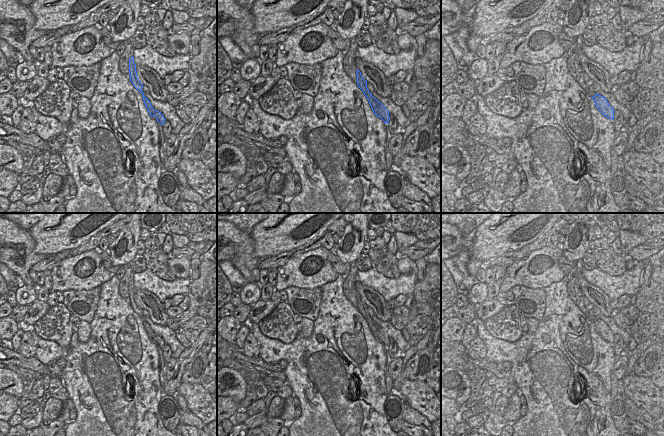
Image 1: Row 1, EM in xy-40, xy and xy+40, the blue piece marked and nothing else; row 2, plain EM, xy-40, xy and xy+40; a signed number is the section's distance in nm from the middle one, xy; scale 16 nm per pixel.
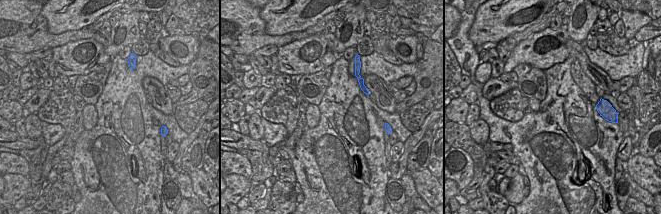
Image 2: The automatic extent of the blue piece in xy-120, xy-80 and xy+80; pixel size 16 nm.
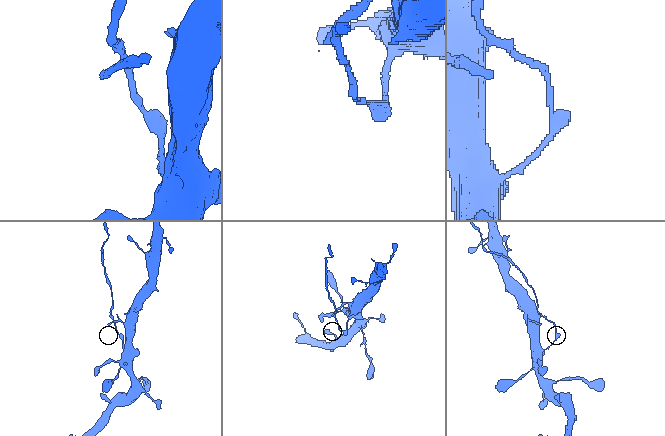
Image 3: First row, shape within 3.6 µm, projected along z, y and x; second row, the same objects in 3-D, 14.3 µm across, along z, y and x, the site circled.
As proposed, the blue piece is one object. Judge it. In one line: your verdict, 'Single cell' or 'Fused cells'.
Fused cells.

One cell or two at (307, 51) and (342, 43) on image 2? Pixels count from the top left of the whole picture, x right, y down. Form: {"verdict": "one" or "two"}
{"verdict": "two"}

